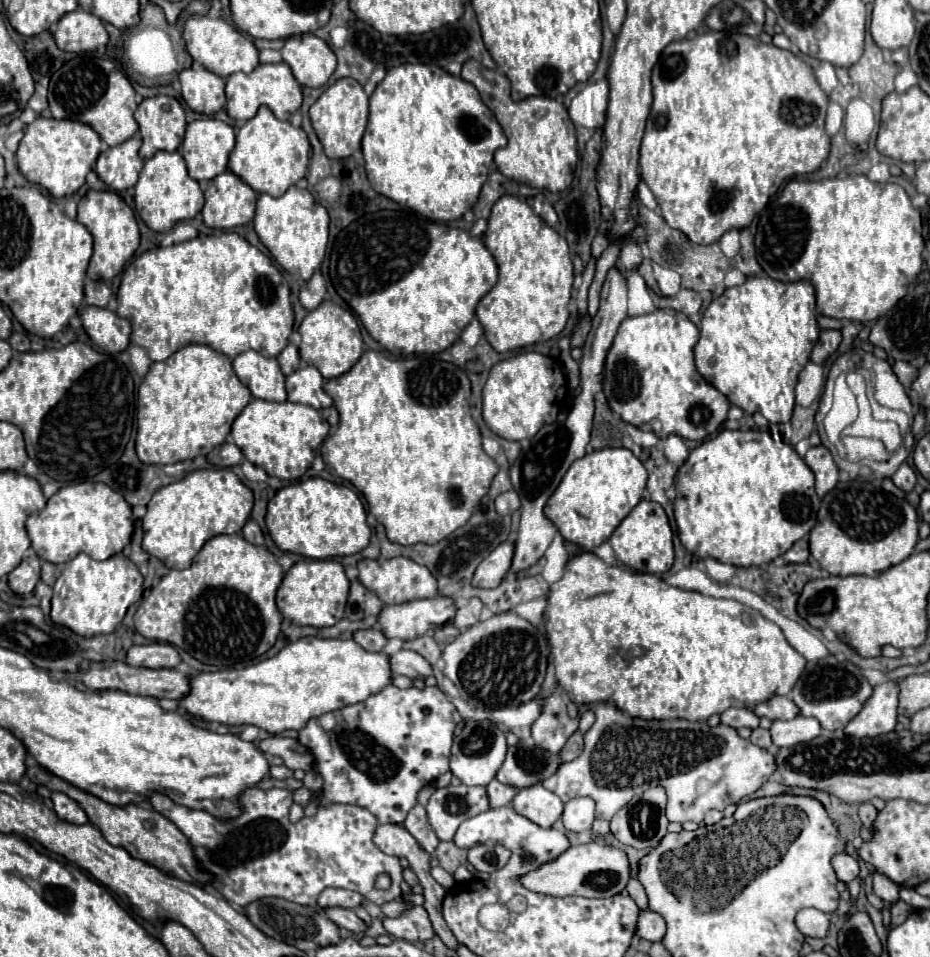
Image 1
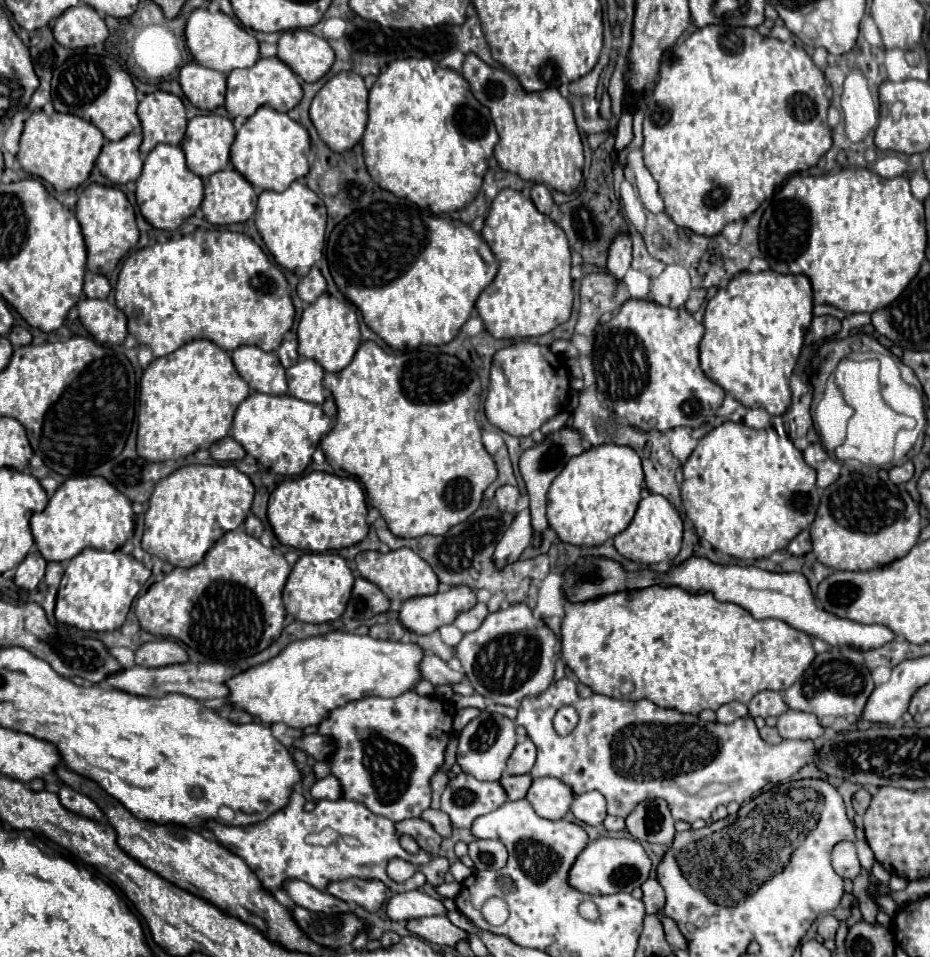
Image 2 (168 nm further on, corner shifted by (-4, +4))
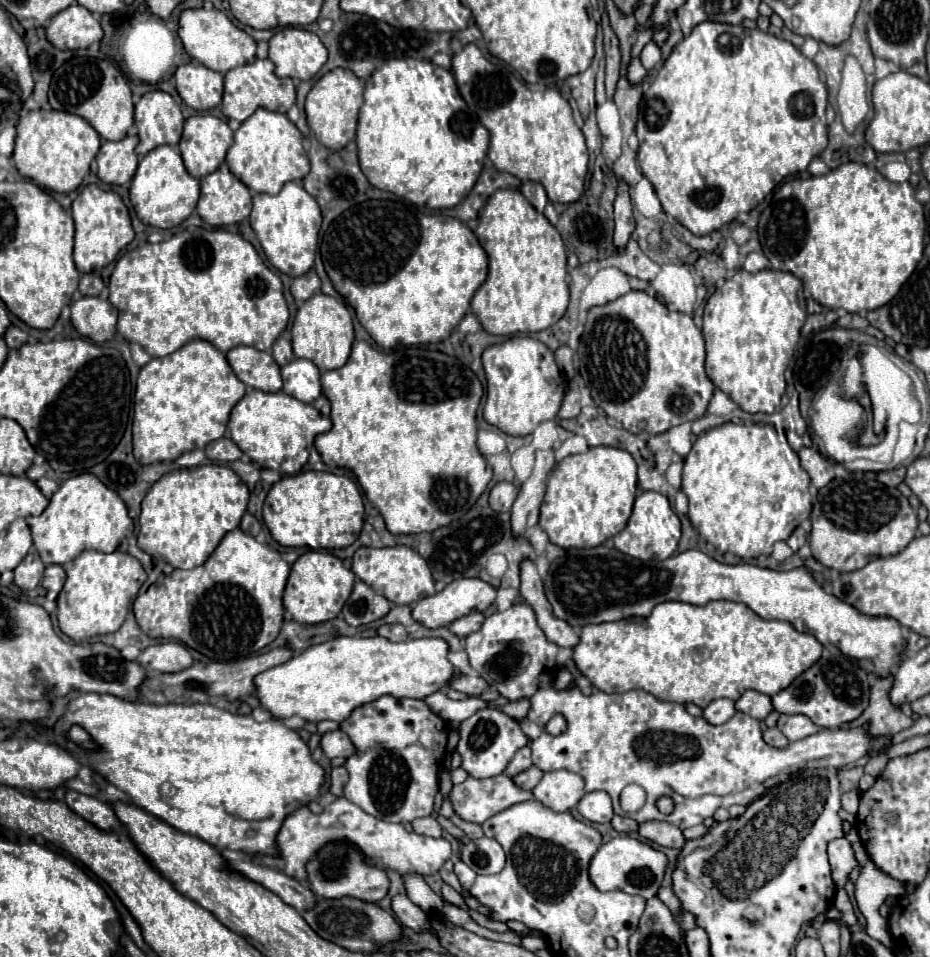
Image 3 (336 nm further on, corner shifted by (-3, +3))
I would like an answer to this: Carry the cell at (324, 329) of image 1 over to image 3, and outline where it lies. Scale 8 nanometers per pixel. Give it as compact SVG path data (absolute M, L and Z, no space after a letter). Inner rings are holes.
M318 292L298 308L292 320L290 334L292 334L292 348L298 358L312 360L320 370L336 370L342 368L350 356L350 348L354 342L352 316L344 302Z

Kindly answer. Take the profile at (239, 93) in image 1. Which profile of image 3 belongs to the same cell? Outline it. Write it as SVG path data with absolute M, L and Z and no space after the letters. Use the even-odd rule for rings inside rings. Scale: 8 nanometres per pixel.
M254 60L252 64L232 68L224 76L224 98L222 98L222 112L226 118L234 118L244 122L256 108L266 108L272 112L286 114L288 108L296 102L296 90L292 78L278 78L274 74L274 64L266 60Z

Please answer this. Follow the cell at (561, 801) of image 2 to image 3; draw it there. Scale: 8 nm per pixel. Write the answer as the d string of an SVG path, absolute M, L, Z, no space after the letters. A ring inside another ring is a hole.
M568 770L546 772L532 792L536 800L554 812L566 812L574 808L584 796L584 778Z

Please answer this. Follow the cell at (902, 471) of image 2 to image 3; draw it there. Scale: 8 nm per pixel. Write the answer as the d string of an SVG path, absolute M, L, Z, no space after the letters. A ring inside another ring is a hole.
M900 466L900 468L894 468L894 470L888 470L888 472L878 472L878 480L884 484L884 486L898 486L906 476L906 468Z

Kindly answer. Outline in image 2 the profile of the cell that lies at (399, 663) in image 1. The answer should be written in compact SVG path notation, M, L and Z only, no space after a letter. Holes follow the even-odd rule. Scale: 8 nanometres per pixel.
M423 655L419 663L419 673L433 685L451 685L463 679L463 673L453 671L445 661L441 661L437 655Z

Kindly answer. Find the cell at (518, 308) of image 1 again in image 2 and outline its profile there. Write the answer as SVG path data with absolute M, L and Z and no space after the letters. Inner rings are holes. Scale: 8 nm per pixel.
M503 189L491 203L481 235L499 261L497 277L475 303L485 329L495 339L523 339L545 335L565 323L573 307L571 251L565 231L539 213L521 191Z

